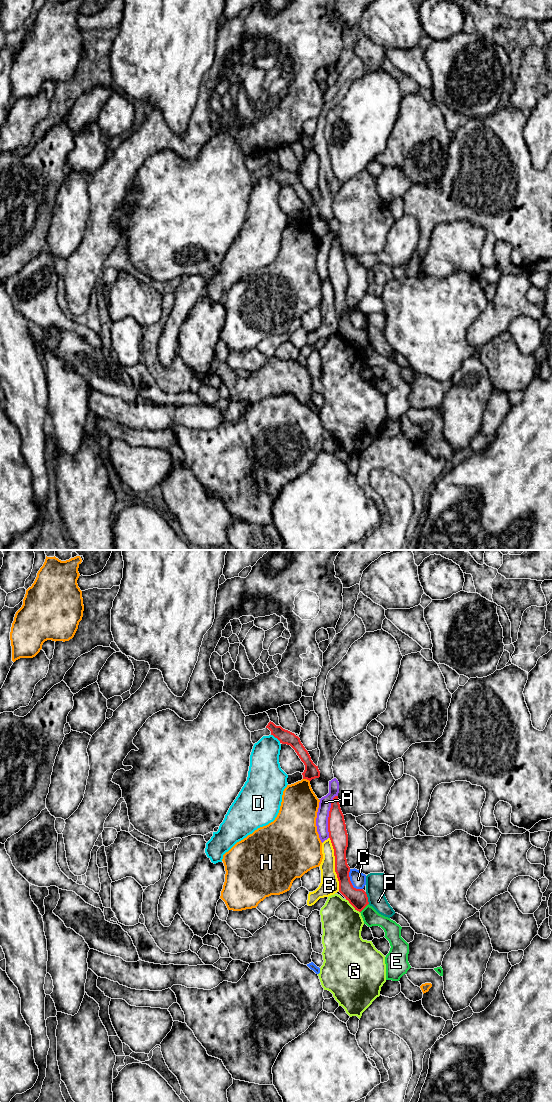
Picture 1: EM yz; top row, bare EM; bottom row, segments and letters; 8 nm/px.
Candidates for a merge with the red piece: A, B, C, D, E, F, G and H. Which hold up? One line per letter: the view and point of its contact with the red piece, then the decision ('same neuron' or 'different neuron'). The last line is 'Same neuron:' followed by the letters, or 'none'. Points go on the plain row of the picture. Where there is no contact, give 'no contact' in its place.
A: contact yz (329, 256); different neuron
B: contact yz (335, 304); different neuron
C: contact yz (350, 322); different neuron
D: contact yz (276, 177); different neuron
E: contact yz (364, 347); different neuron
F: contact yz (367, 338); different neuron
G: contact yz (352, 345); different neuron
H: contact yz (306, 218); different neuron
Same neuron: none

